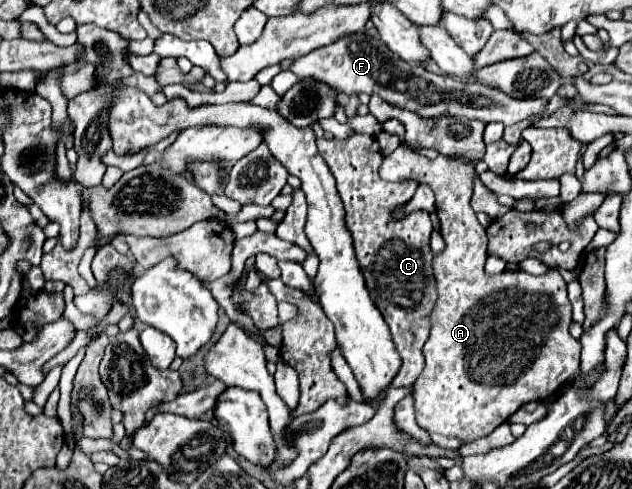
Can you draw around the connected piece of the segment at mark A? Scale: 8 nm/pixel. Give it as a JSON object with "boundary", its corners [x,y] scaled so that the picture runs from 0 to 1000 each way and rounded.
{"boundary":[[[630,299],[617,319],[608,323],[601,344],[601,360],[608,368],[630,372],[636,368],[636,356],[652,356],[652,364],[674,372],[690,397],[690,438],[696,446],[696,474],[706,507],[687,519],[684,532],[693,609],[680,642],[680,687],[668,712],[674,744],[655,785],[652,814],[658,859],[674,883],[722,892],[734,908],[772,892],[826,826],[864,818],[896,781],[922,777],[929,789],[938,789],[959,755],[959,746],[953,744],[929,767],[918,757],[918,699],[899,679],[899,597],[896,577],[886,564],[886,548],[870,548],[867,560],[858,564],[842,564],[823,550],[799,552],[788,564],[766,560],[769,474],[744,421],[753,364],[750,339],[753,331],[734,331],[728,319],[696,315],[690,327],[677,327],[646,299]]]}

